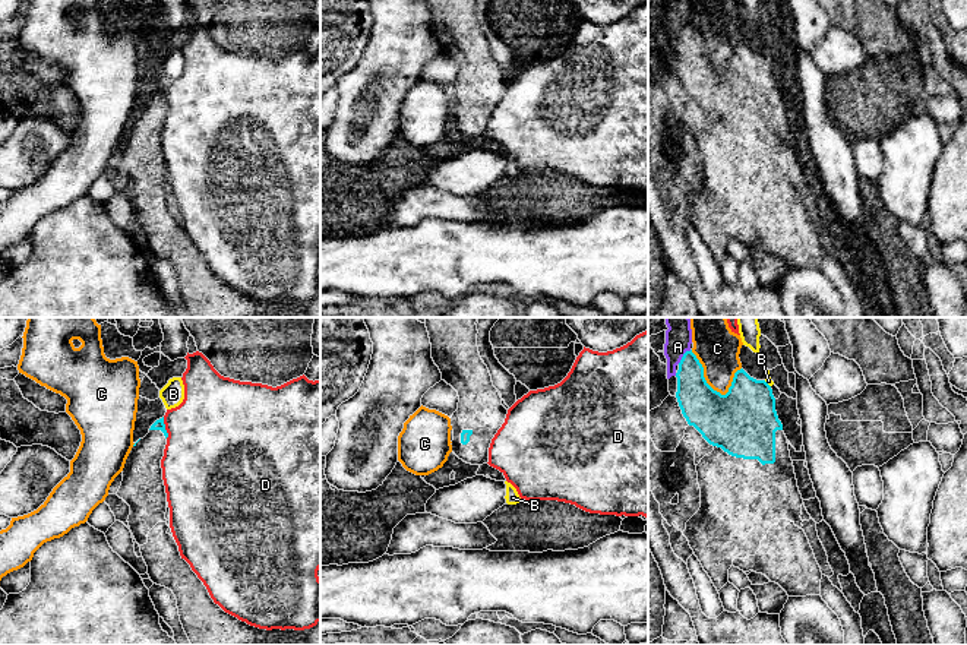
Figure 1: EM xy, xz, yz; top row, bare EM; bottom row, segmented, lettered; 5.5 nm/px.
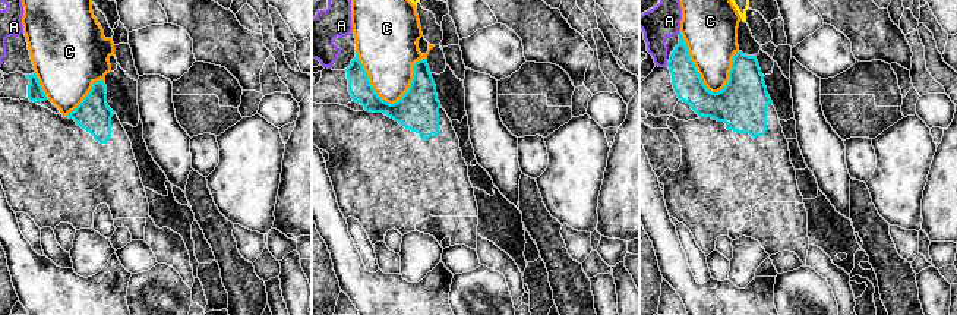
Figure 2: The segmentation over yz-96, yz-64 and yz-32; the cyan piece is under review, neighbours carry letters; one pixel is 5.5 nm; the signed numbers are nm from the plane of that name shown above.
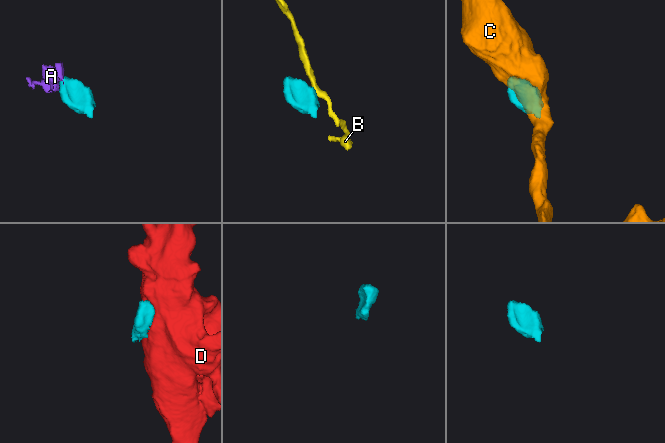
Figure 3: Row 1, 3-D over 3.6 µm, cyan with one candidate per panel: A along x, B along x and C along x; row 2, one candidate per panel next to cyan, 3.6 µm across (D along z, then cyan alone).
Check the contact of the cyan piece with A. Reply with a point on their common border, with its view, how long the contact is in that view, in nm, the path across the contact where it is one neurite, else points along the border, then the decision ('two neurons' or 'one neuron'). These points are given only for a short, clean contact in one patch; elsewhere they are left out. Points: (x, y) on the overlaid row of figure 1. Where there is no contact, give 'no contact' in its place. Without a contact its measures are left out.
yz (683, 356) | 110 nm | along yz (691, 350), (678, 363) | two neurons

